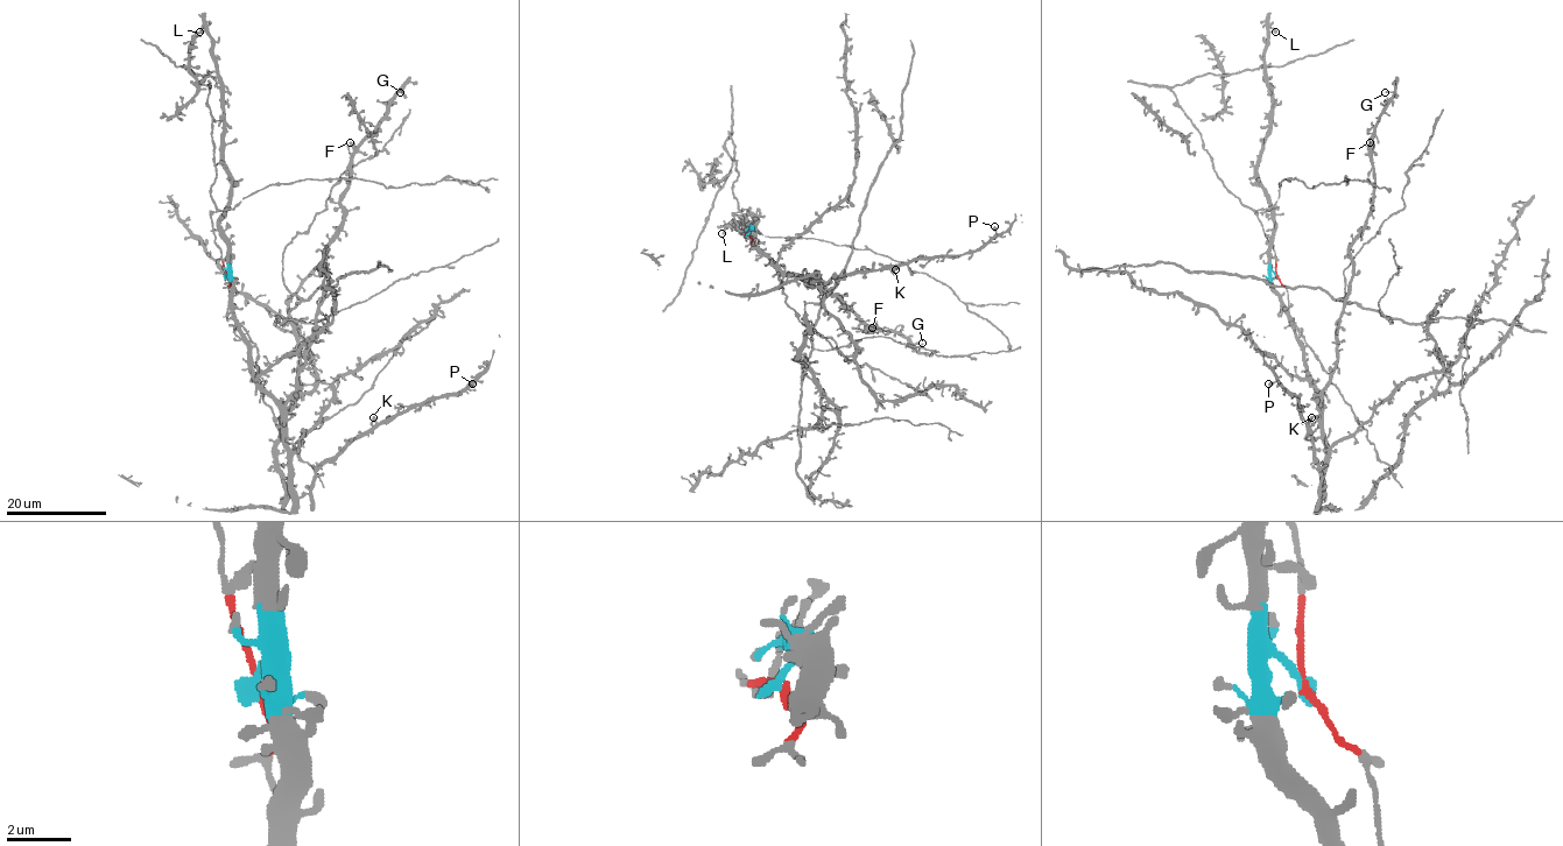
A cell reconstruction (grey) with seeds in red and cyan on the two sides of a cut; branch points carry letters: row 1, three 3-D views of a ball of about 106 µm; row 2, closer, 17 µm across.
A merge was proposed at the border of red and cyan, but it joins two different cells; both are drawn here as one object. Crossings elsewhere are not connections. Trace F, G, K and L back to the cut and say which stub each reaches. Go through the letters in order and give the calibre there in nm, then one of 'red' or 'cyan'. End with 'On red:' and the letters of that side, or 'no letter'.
F: calibre 220 nm; cyan
G: calibre 200 nm; cyan
K: calibre 440 nm; cyan
L: calibre 360 nm; cyan
On red: no letter

